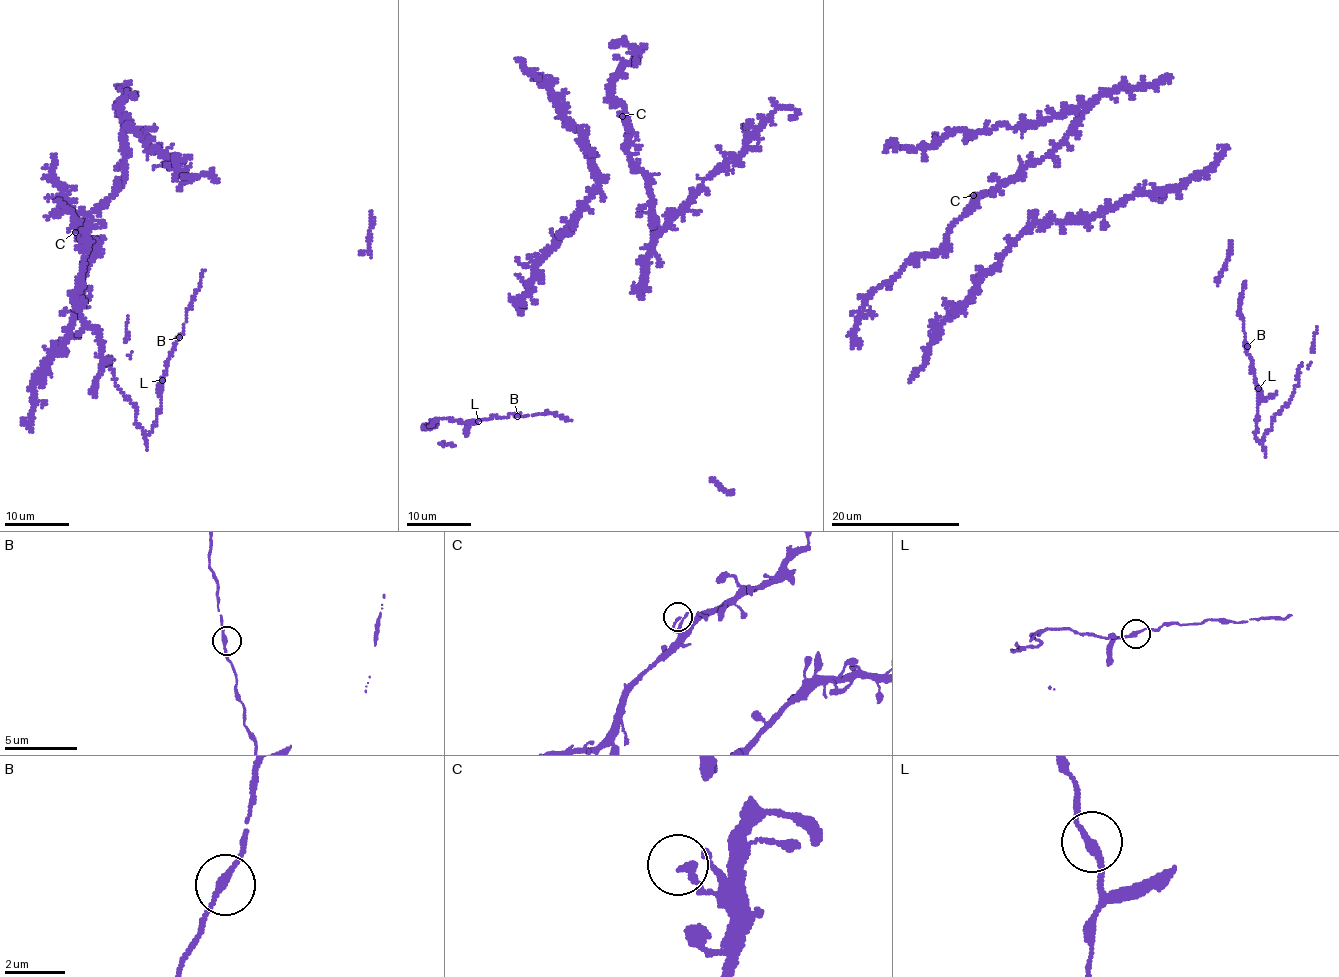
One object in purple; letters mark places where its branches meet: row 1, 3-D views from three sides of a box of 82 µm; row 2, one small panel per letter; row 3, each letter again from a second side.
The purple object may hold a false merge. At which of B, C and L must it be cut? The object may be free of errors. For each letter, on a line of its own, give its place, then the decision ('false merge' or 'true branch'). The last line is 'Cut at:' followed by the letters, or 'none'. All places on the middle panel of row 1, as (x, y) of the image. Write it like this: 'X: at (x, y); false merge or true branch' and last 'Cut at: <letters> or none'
B: at (517, 416); true branch
C: at (622, 116); true branch
L: at (478, 421); true branch
Cut at: none

